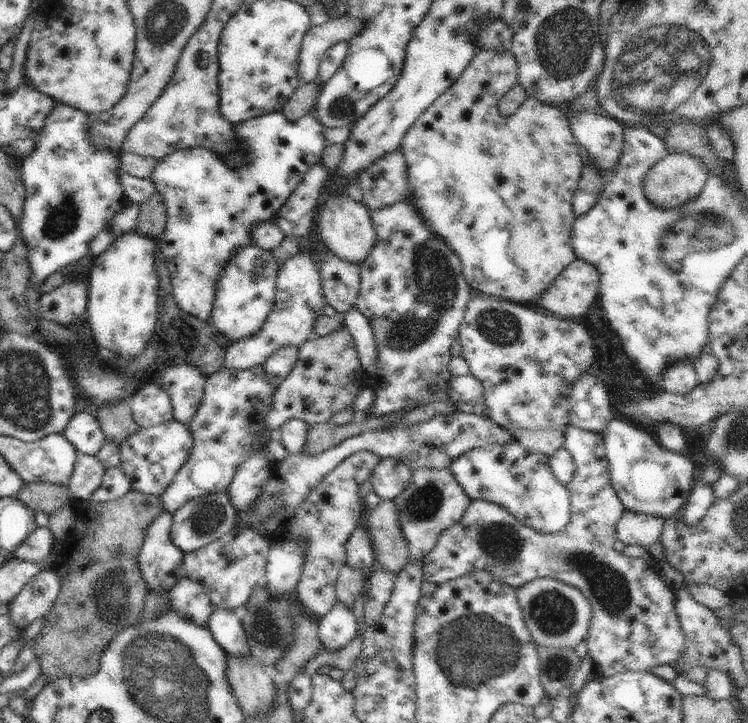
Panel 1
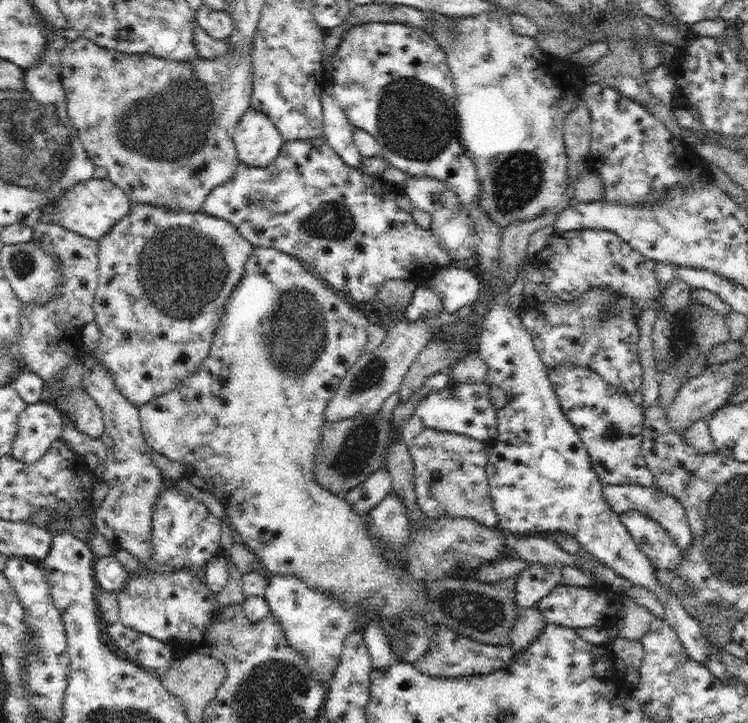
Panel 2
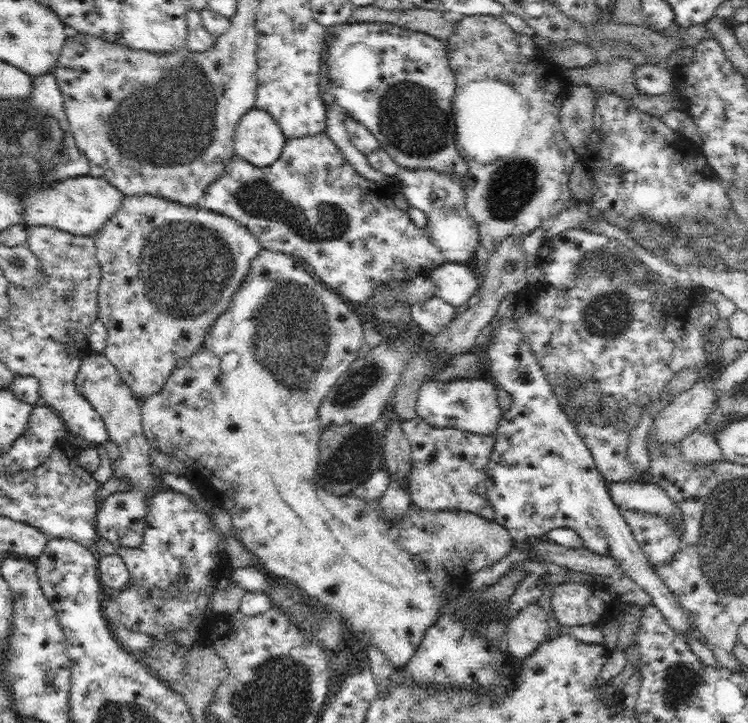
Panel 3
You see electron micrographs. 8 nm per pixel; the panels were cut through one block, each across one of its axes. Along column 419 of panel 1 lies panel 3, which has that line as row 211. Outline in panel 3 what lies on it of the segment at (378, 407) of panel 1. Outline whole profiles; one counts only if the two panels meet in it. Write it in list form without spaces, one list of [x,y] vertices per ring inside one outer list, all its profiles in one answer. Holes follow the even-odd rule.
[[[325,131],[314,134],[314,136],[286,139],[280,158],[270,167],[260,168],[253,166],[250,162],[247,162],[236,154],[232,156],[232,159],[224,170],[224,174],[220,178],[216,178],[208,186],[206,192],[204,192],[204,199],[201,205],[212,212],[230,217],[232,220],[239,222],[241,226],[245,226],[248,232],[251,232],[256,237],[262,249],[282,251],[283,253],[292,255],[299,263],[303,263],[309,267],[311,273],[326,287],[337,291],[342,296],[346,296],[352,302],[362,304],[369,302],[376,293],[376,288],[380,284],[384,284],[384,282],[390,280],[405,282],[416,278],[416,276],[431,279],[432,270],[438,266],[443,266],[447,262],[444,255],[442,255],[442,251],[430,240],[426,228],[422,229],[416,226],[408,216],[407,211],[396,207],[396,204],[392,201],[396,188],[388,184],[380,184],[379,182],[364,178],[346,161],[340,149],[333,140],[330,140],[330,137]]]

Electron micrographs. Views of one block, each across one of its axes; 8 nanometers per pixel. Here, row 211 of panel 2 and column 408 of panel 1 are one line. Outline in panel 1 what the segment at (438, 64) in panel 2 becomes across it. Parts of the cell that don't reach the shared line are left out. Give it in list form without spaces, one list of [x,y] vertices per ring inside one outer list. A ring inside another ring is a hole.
[[[386,458],[378,462],[369,480],[374,492],[384,500],[396,500],[410,484],[412,471],[397,458]]]

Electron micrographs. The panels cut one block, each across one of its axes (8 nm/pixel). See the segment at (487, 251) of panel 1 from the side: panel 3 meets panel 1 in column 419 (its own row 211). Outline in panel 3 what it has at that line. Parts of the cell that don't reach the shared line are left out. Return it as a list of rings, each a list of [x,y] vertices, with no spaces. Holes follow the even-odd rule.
[[[124,196],[122,206],[116,210],[116,214],[100,228],[100,232],[94,236],[94,242],[97,246],[97,259],[101,268],[101,281],[97,290],[98,299],[98,320],[107,328],[107,341],[103,350],[103,355],[108,359],[116,371],[120,373],[120,378],[130,386],[132,395],[140,403],[158,398],[163,386],[170,379],[170,376],[183,366],[190,356],[194,356],[202,344],[208,330],[212,324],[218,320],[218,317],[230,306],[234,293],[240,288],[246,274],[248,274],[251,260],[260,252],[260,243],[256,237],[248,232],[245,226],[232,220],[228,216],[218,214],[206,209],[204,206],[186,206],[179,202],[172,202],[165,198],[157,196]]]

